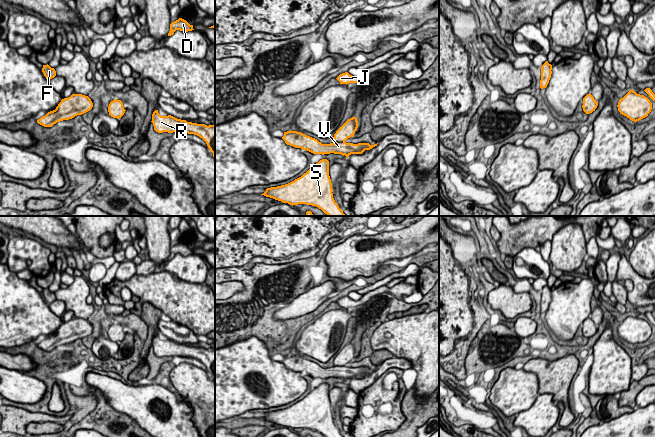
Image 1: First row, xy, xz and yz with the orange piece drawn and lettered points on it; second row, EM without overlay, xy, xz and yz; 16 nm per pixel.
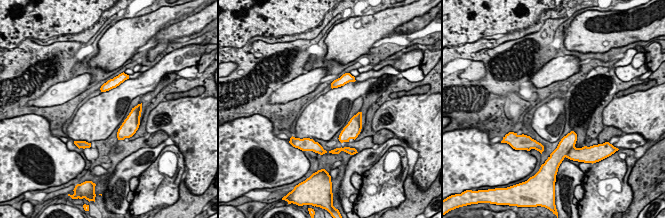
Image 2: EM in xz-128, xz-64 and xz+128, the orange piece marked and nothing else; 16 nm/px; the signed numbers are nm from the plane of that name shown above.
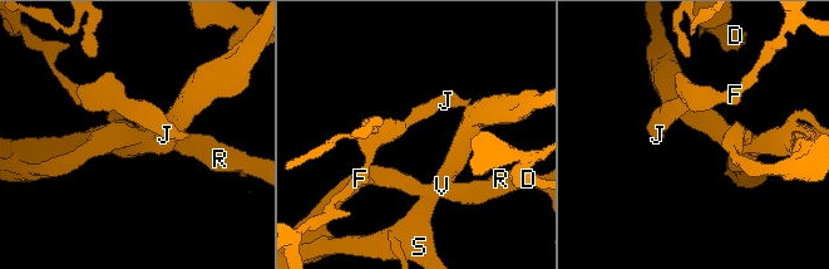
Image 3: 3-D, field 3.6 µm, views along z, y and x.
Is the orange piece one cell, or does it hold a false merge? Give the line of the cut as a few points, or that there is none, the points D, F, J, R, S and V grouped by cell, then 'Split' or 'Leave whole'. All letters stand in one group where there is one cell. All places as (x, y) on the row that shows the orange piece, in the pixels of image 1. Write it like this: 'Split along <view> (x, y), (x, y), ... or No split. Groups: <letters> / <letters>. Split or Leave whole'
No split. Groups: D F J R S V. Leave whole

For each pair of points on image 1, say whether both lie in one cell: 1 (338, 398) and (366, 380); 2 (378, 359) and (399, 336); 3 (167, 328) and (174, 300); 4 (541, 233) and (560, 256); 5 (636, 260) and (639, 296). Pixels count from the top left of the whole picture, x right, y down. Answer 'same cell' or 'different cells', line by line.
1: different cells
2: different cells
3: different cells
4: different cells
5: different cells

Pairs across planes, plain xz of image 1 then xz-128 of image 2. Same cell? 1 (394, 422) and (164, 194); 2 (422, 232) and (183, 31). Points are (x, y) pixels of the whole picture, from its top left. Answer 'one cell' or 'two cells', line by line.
1: one cell
2: two cells

